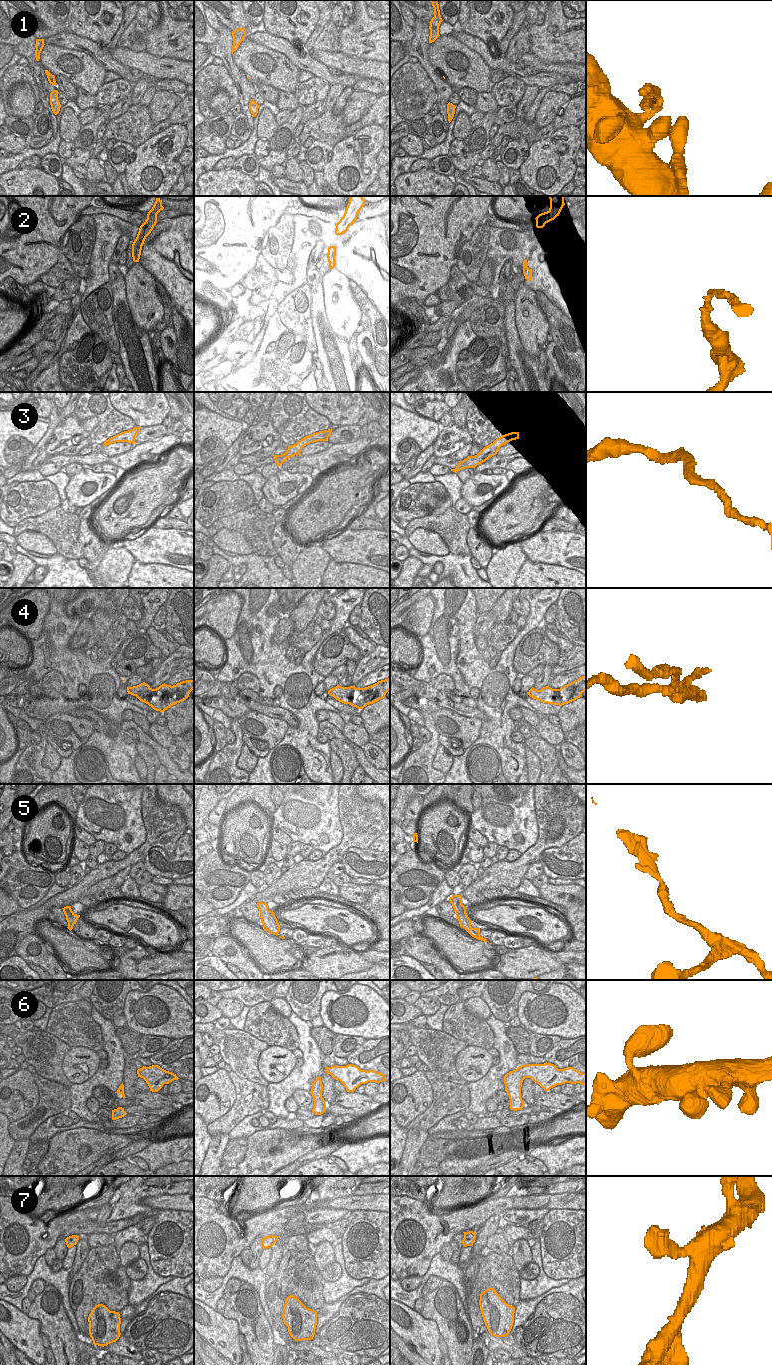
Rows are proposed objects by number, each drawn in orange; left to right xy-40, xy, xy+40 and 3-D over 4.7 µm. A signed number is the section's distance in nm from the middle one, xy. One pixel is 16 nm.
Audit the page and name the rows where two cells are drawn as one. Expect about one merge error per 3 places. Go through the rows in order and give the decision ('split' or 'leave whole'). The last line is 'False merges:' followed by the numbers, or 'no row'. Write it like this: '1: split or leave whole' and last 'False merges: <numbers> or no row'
1: leave whole
2: leave whole
3: leave whole
4: split
5: leave whole
6: leave whole
7: leave whole
False merges: 4

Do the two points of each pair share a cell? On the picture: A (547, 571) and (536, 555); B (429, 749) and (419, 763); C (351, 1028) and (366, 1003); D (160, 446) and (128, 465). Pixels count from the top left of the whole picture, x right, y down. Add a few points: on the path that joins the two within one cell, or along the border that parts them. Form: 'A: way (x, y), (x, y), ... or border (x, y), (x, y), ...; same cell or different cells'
A: border (527, 558), (533, 562), (558, 564), (564, 567); different cells
B: way (427, 752), (421, 760); same cell
C: way (359, 1026), (367, 1019), (369, 1011); same cell
D: way (151, 447), (142, 448), (134, 456); same cell

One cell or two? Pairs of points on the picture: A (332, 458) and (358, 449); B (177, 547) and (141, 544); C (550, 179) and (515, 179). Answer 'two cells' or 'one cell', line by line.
A: one cell
B: one cell
C: two cells

